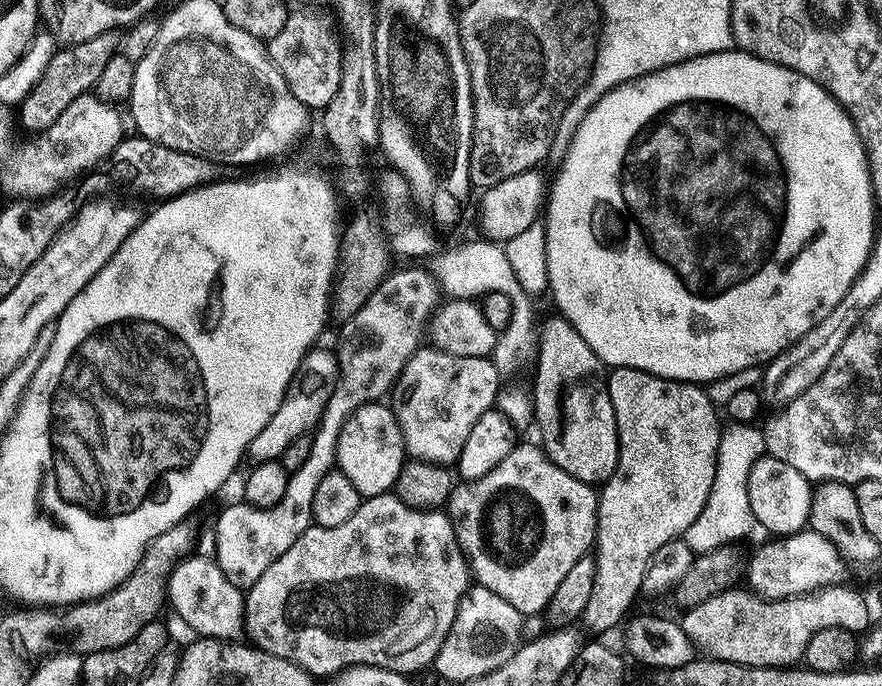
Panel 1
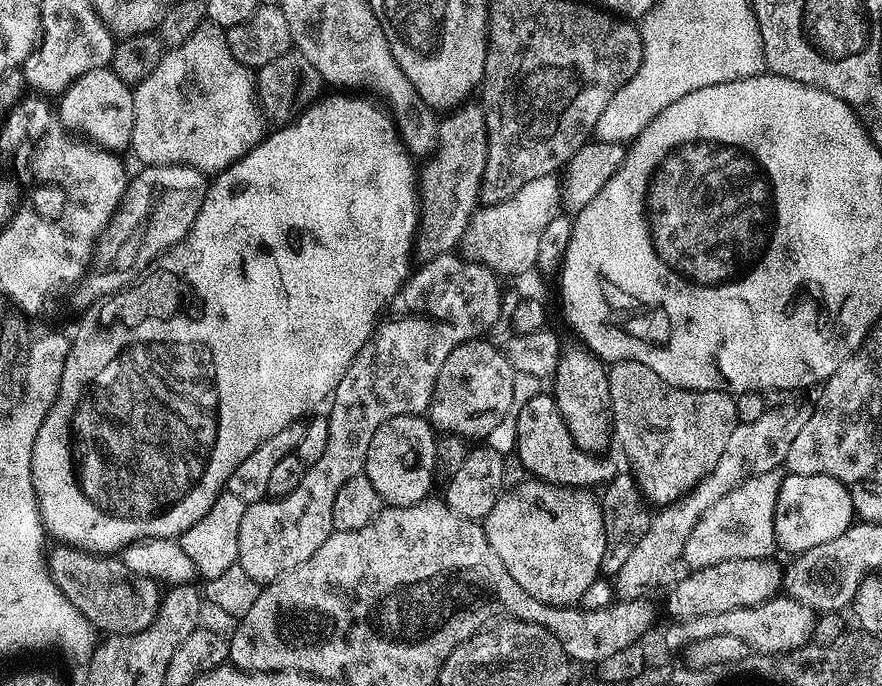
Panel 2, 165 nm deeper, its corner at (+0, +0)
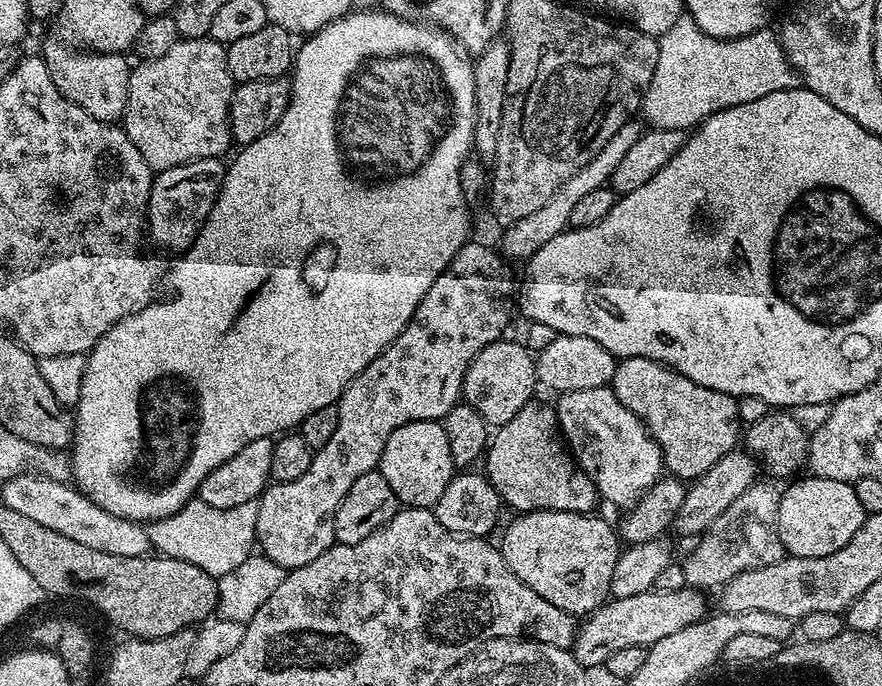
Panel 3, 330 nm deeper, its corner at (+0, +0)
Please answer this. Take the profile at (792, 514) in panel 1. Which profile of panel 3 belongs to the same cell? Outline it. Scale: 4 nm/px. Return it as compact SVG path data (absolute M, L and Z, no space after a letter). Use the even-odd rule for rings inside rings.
M811 474L805 477L805 480L793 479L789 483L793 484L781 491L776 525L787 555L822 558L826 554L834 554L834 550L842 550L842 546L858 534L866 514L852 484Z

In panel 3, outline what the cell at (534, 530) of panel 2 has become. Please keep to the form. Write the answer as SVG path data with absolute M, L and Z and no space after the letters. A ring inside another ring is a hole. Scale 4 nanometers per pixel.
M558 510L525 512L517 515L515 519L505 530L504 541L499 541L498 547L506 566L510 566L513 574L526 582L526 586L530 586L534 594L542 594L546 602L577 618L587 617L609 599L610 578L614 578L614 562L618 562L622 551L622 541L613 525L611 528L600 514Z

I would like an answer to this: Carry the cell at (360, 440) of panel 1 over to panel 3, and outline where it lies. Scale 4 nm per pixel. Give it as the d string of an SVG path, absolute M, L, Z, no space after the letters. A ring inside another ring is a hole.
M419 420L398 426L398 430L386 438L386 450L382 450L378 471L386 482L390 482L390 490L394 490L401 505L410 508L435 506L454 475L450 442L446 442L443 423L439 420Z

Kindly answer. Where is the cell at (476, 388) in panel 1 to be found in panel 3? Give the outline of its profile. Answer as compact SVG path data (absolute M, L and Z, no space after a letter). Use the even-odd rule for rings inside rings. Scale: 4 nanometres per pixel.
M501 338L483 348L470 362L464 379L463 399L474 406L478 414L482 414L489 426L510 422L510 418L514 418L514 414L518 414L518 410L522 410L522 406L533 399L535 392L532 391L538 388L533 353L519 339L508 339Z

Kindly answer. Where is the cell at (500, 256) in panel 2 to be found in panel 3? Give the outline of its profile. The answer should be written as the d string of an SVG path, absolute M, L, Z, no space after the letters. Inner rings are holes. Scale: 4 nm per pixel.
M643 119L627 120L618 130L618 134L614 134L614 138L610 138L610 142L606 142L606 146L598 154L594 154L594 158L590 158L590 162L586 162L586 166L582 166L573 176L566 178L566 182L562 182L560 189L552 195L550 202L546 202L546 206L542 206L542 210L534 210L534 214L509 224L503 229L504 237L501 238L500 244L498 243L499 251L509 261L527 262L535 252L542 250L542 246L546 246L546 242L550 242L550 238L565 231L570 225L570 213L574 210L574 205L585 194L603 188L611 181L618 162L622 162L623 156L626 155L626 150L630 150L630 146L634 146L634 142L638 142L638 138L645 130L646 124Z

